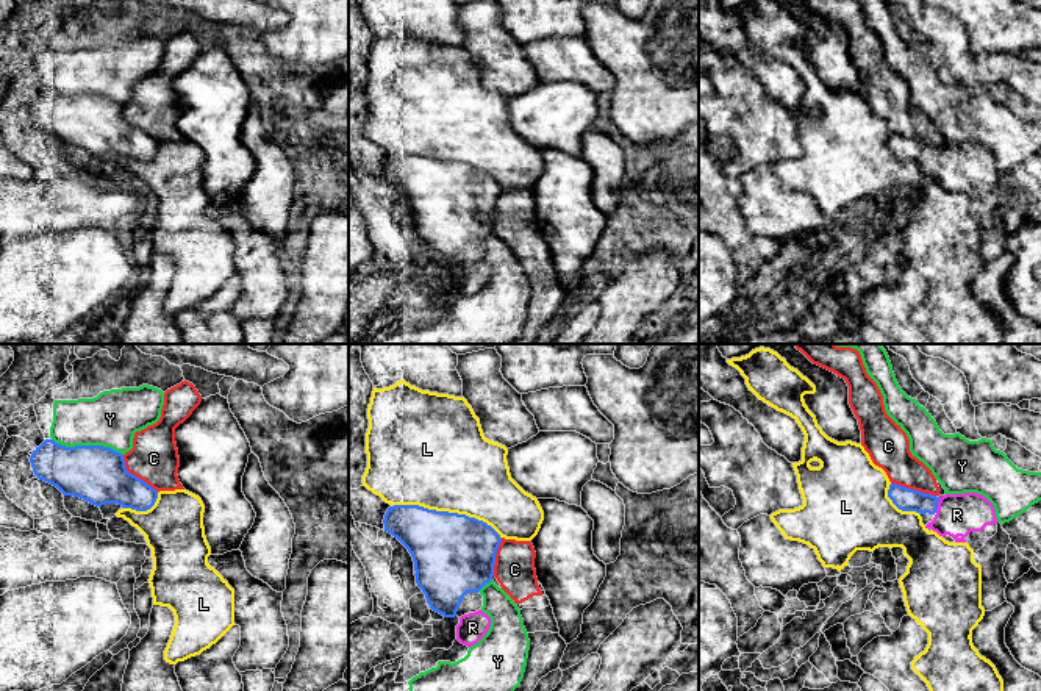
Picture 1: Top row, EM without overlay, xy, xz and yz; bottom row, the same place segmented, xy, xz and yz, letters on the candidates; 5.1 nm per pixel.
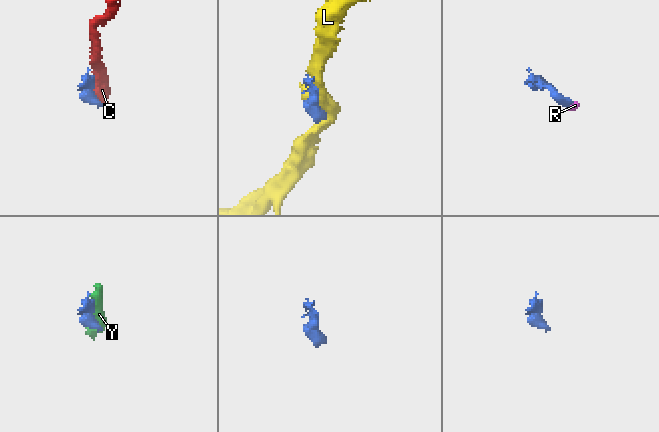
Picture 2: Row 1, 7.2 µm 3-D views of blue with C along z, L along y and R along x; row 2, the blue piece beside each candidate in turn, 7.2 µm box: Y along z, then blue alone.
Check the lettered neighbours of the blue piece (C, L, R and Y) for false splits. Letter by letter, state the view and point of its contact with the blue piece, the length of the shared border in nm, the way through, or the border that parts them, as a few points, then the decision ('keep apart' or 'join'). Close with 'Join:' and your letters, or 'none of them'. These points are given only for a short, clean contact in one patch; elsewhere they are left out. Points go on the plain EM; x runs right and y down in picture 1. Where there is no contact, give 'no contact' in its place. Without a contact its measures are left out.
C: meets blue in xy at (135, 125); contact 260 nm long; keep apart
L: meets blue in xz at (447, 161); contact 600 nm long; keep apart
R: meets blue in yz at (937, 155); contact 90 nm long; runs through yz (905, 149), (937, 155), (946, 157), (957, 164); join
Y: meets blue in xy at (88, 96); contact 380 nm long; keep apart
Join: R

